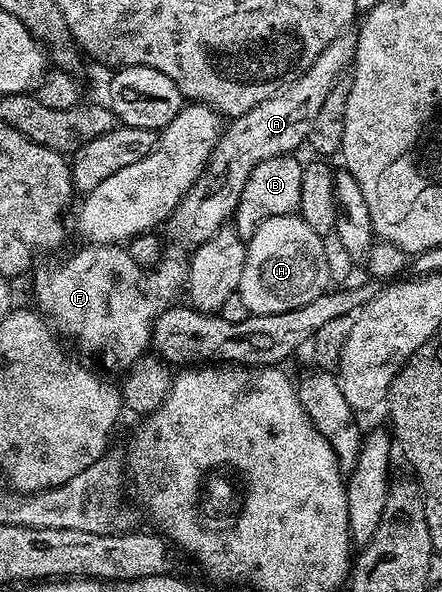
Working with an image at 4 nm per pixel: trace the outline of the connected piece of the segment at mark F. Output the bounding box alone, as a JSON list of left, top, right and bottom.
[33,244,187,374]

